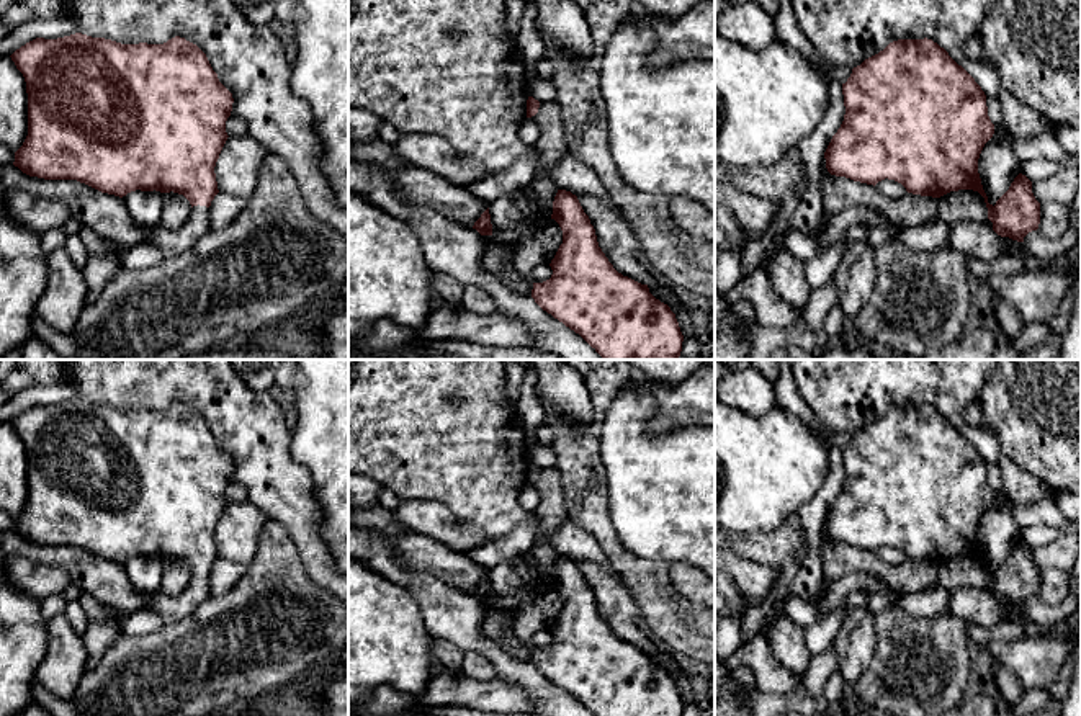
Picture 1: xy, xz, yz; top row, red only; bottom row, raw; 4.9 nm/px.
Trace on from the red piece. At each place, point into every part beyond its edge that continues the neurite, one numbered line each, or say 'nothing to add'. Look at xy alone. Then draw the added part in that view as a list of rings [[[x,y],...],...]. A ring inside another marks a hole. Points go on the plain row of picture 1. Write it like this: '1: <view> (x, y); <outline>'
1: xy (172, 610); [[[198,571],[193,572],[188,587],[180,595],[152,593],[149,610],[159,613],[165,624],[175,624],[195,613],[209,597],[209,574]]]

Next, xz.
1: xz (689, 690); [[[680,675],[675,678],[675,685],[679,688],[684,703],[700,705],[700,700],[703,698],[703,691],[700,690],[700,685],[697,682],[692,682],[685,675]]]

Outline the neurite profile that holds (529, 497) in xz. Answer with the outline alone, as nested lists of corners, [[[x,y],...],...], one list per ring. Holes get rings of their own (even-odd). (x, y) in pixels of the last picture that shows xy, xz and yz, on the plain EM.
[[[525,484],[518,492],[518,503],[523,510],[535,512],[540,503],[540,492],[532,484]]]

